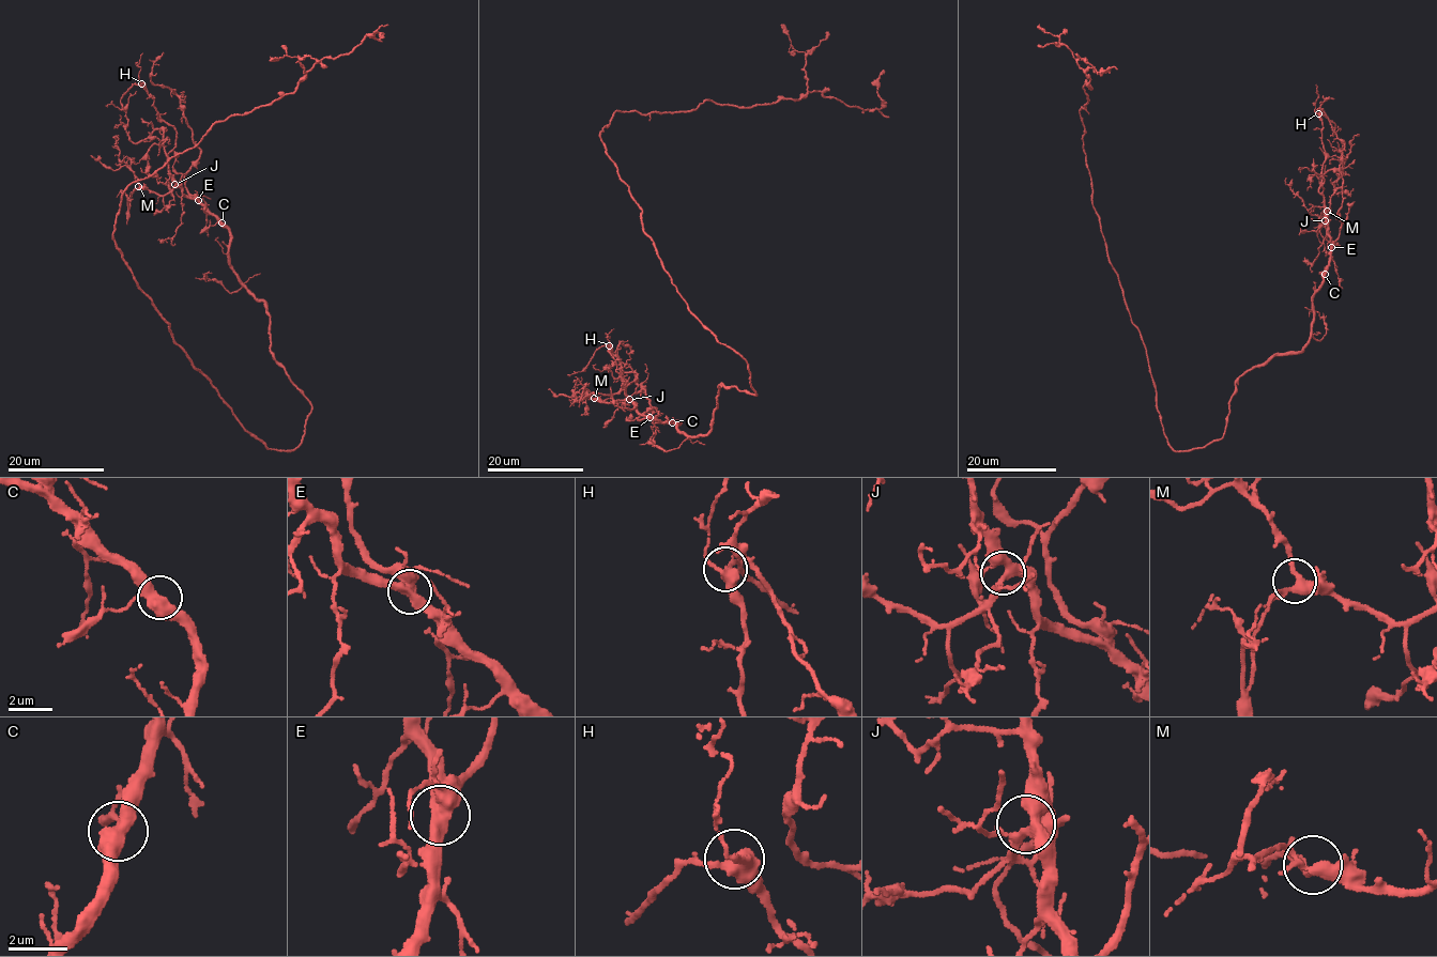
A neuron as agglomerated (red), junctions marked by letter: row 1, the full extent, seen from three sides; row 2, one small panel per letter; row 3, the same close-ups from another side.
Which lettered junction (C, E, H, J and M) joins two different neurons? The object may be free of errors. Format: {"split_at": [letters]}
{"split_at": []}

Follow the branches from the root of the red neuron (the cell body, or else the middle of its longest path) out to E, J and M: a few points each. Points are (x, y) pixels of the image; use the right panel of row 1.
E: (1148, 364), (1170, 447), (1218, 441), (1241, 375), (1309, 340), (1331, 246)
J: (1148, 364), (1170, 447), (1220, 438), (1241, 375), (1309, 340), (1313, 293), (1329, 261), (1325, 220)
M: (1148, 364), (1170, 447), (1220, 438), (1241, 375), (1309, 340), (1313, 293), (1329, 261), (1327, 211)

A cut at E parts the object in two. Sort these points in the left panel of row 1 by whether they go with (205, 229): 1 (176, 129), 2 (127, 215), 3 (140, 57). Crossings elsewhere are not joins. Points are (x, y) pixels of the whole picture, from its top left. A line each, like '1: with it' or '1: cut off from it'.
1: cut off from it
2: cut off from it
3: cut off from it

